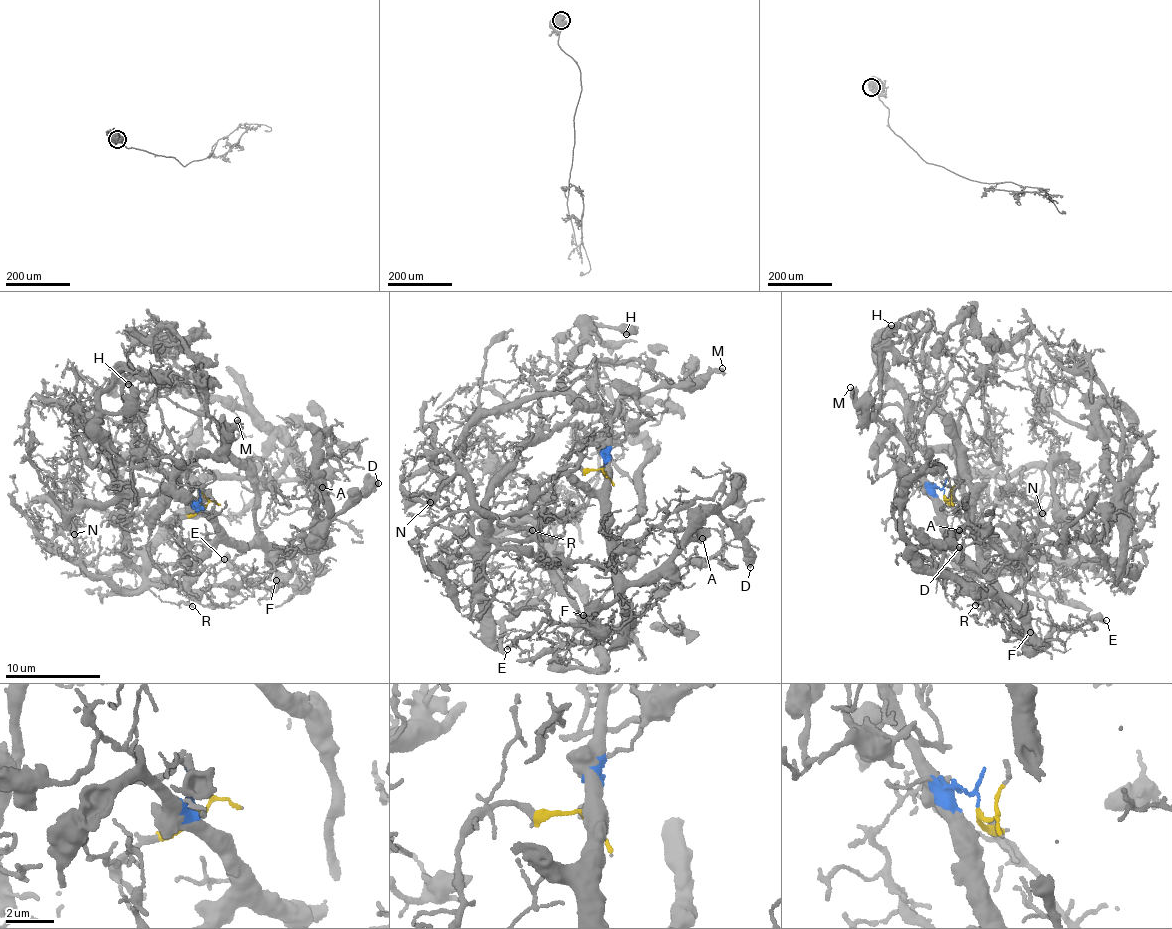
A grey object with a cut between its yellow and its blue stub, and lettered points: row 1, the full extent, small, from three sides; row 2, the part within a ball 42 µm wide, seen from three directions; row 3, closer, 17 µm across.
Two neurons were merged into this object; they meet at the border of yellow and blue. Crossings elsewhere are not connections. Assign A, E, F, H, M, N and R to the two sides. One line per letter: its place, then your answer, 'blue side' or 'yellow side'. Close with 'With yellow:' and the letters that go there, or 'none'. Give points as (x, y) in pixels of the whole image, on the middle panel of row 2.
A: (702, 538) | blue side
E: (507, 649) | yellow side
F: (583, 615) | blue side
H: (626, 334) | yellow side
M: (722, 368) | blue side
N: (430, 502) | yellow side
R: (532, 530) | yellow side
With yellow: E, H, N, R

